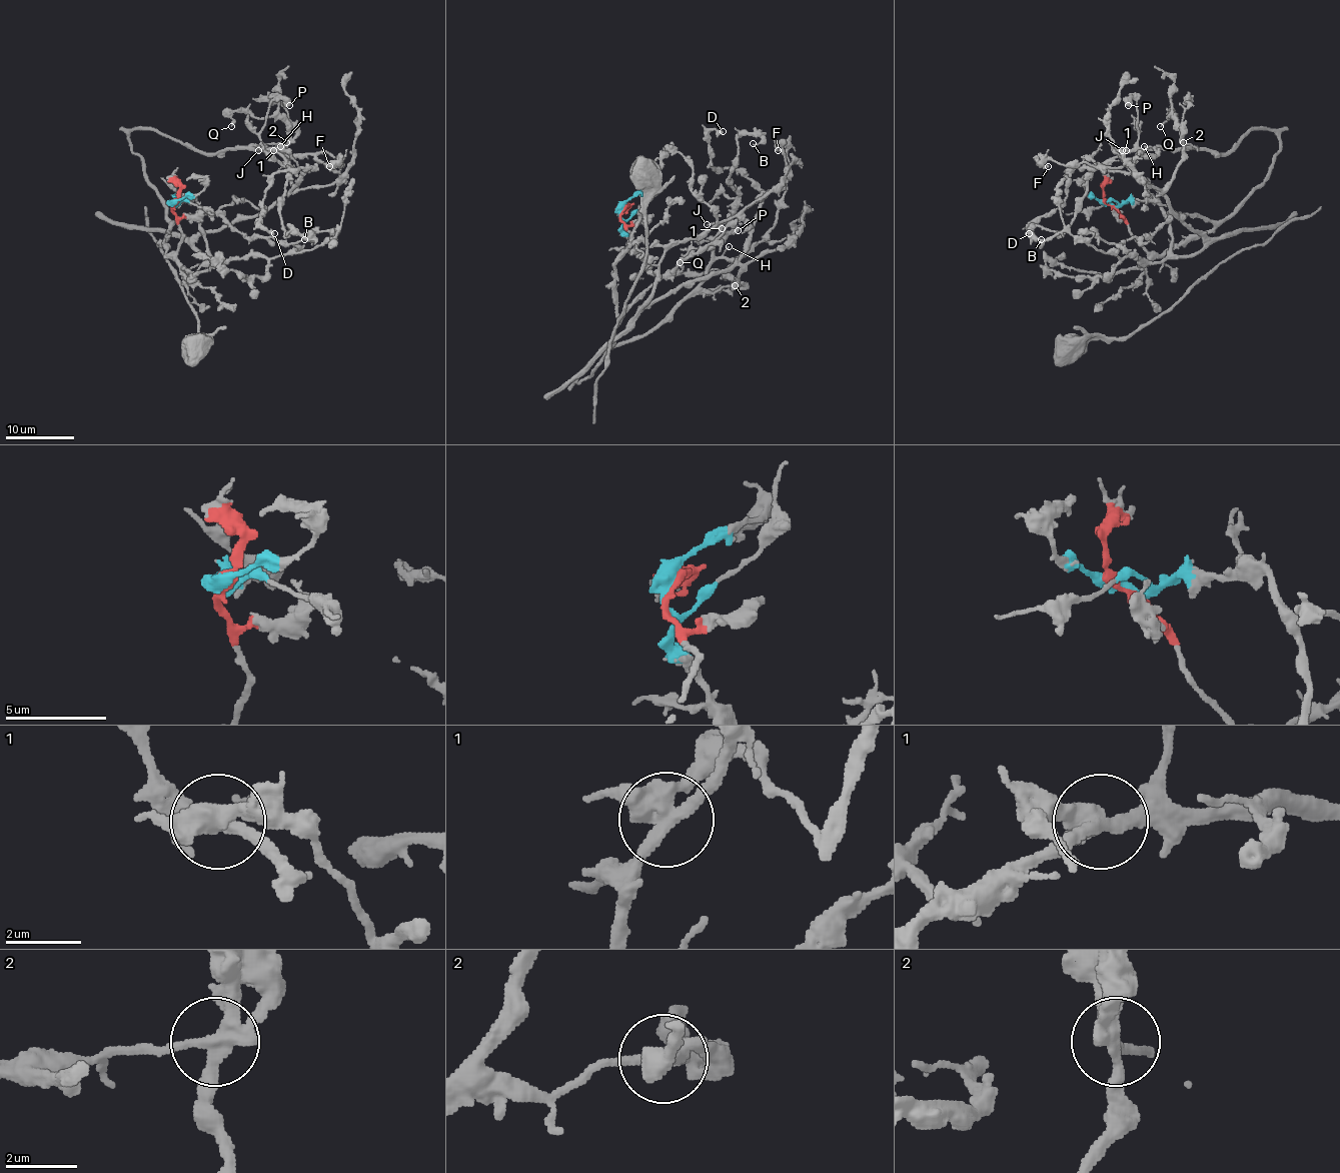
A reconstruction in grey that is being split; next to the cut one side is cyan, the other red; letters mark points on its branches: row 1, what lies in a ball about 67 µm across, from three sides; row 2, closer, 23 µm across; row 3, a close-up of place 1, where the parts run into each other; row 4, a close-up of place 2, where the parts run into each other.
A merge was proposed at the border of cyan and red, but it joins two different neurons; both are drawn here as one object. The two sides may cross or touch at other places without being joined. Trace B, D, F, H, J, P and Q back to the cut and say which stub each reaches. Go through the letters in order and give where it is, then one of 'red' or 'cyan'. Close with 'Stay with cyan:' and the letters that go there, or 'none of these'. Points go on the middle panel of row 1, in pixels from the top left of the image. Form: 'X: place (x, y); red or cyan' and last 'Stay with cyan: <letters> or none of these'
B: place (753, 143); red
D: place (723, 131); cyan
F: place (778, 150); red
H: place (729, 246); red
J: place (707, 224); cyan
P: place (738, 230); red
Q: place (680, 262); cyan
Stay with cyan: D, J, Q

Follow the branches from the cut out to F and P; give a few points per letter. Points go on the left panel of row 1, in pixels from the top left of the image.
F: (173, 202), (181, 242), (166, 252), (166, 202), (131, 150), (133, 130), (204, 152), (338, 159), (329, 166)
P: (173, 202), (181, 242), (166, 252), (166, 202), (133, 130), (264, 149), (269, 104), (290, 106)

